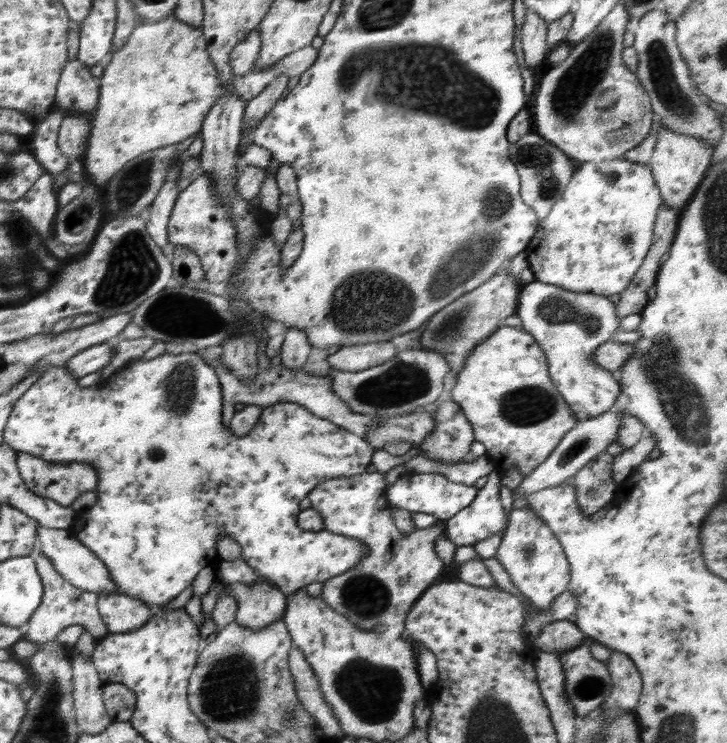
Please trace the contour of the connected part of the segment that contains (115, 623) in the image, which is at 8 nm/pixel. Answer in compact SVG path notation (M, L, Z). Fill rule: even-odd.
M122 594L100 595L97 607L107 631L114 634L142 628L153 613L145 602Z

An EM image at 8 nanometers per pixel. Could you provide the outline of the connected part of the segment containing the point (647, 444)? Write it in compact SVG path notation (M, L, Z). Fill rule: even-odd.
M650 435L638 441L627 452L614 457L612 460L612 480L617 484L626 480L654 449L656 449L655 438Z

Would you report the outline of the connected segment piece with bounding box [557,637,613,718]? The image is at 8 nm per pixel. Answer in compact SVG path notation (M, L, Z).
M587 637L580 646L557 653L565 674L565 695L572 701L578 718L596 711L613 689L613 682L606 662L597 660L590 653L590 645L593 643L598 642L594 638Z

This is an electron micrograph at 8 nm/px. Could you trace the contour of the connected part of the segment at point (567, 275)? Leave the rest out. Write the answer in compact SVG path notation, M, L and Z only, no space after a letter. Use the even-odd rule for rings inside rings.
M621 157L578 165L566 190L548 216L539 222L536 234L525 249L527 267L534 273L536 281L572 292L606 297L620 294L630 284L652 246L653 228L662 204L661 192L648 163L640 164Z

